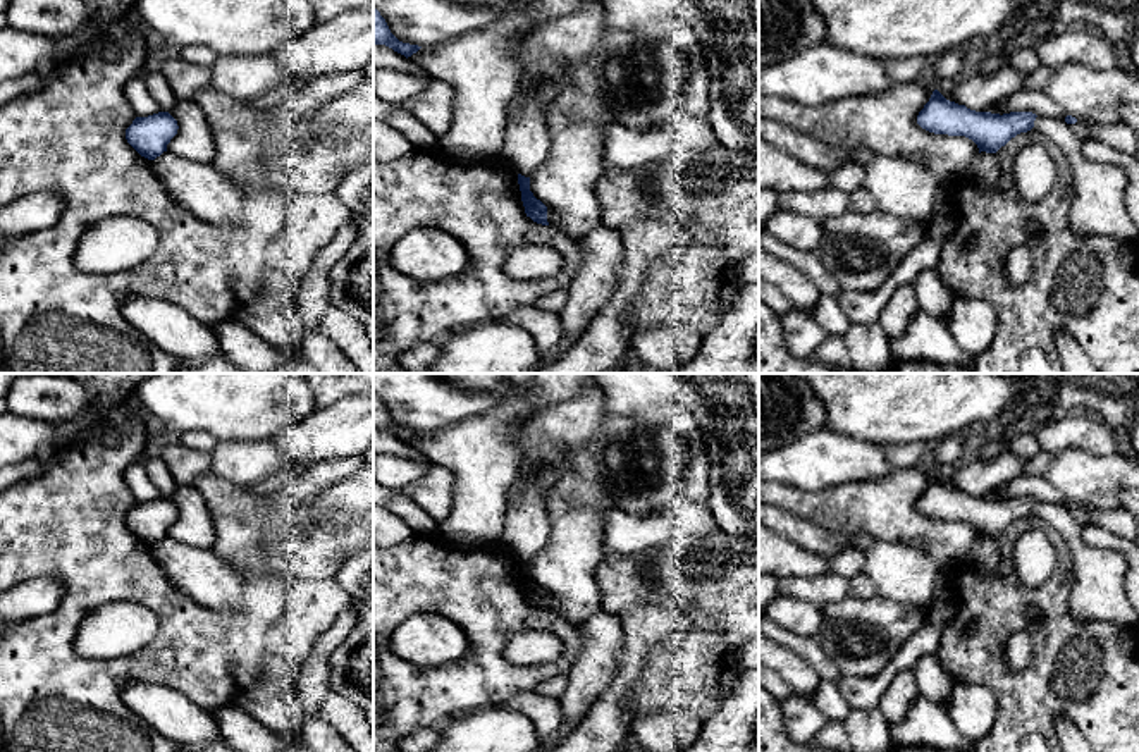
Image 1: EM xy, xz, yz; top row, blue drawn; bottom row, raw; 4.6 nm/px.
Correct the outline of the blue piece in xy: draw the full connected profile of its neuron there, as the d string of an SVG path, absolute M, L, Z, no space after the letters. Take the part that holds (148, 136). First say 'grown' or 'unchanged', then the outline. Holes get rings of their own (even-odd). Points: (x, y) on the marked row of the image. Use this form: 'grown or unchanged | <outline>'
unchanged | M169 112L136 117L126 129L127 143L145 158L155 160L177 134L177 120Z

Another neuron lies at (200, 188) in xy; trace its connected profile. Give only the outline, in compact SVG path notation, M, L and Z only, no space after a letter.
M163 151L151 160L170 196L186 210L215 225L243 227L243 191L212 163L184 160Z

